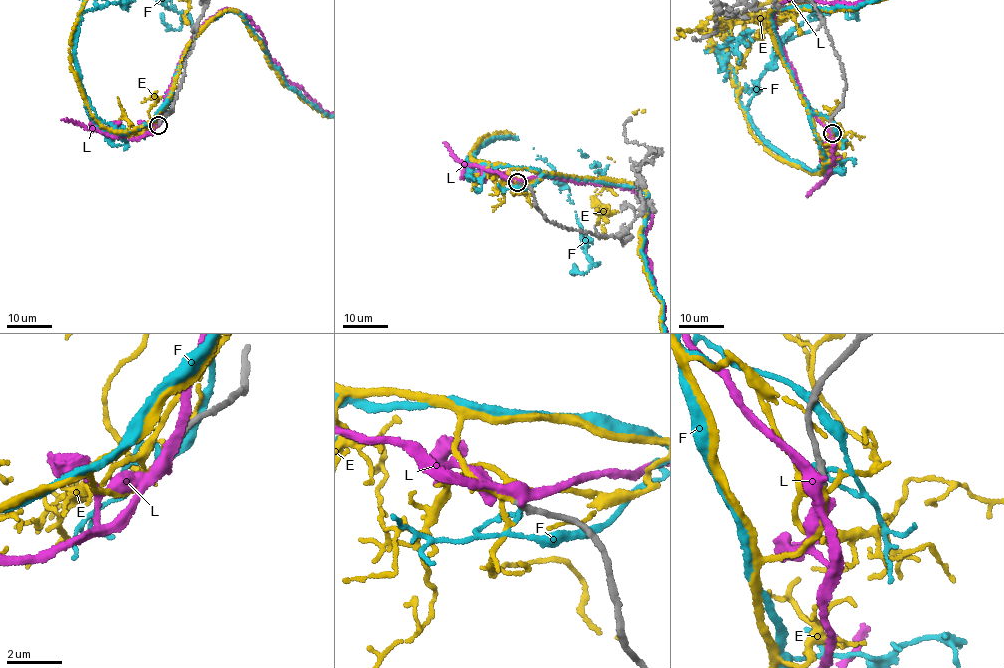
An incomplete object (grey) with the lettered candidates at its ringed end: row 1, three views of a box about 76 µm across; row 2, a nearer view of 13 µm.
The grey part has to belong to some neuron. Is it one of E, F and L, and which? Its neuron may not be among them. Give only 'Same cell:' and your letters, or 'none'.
Same cell: E

